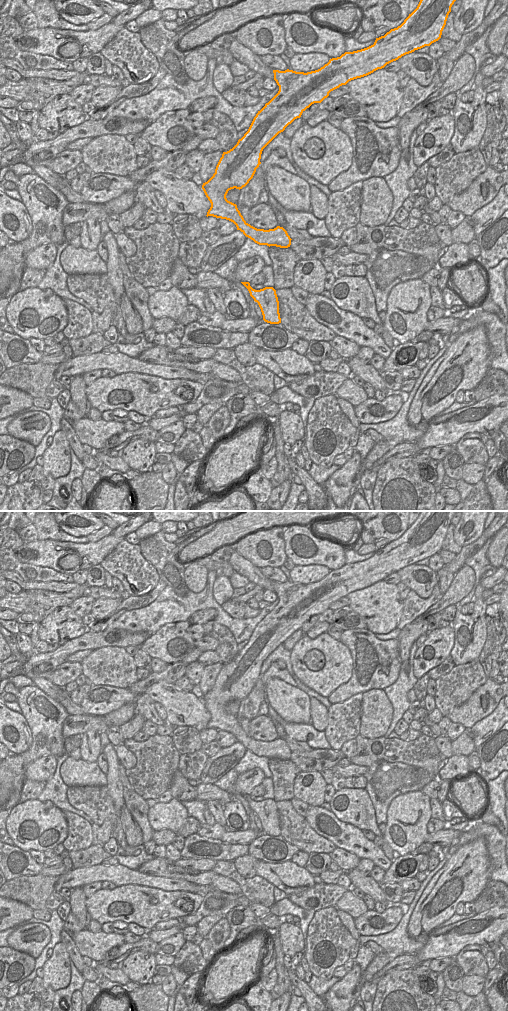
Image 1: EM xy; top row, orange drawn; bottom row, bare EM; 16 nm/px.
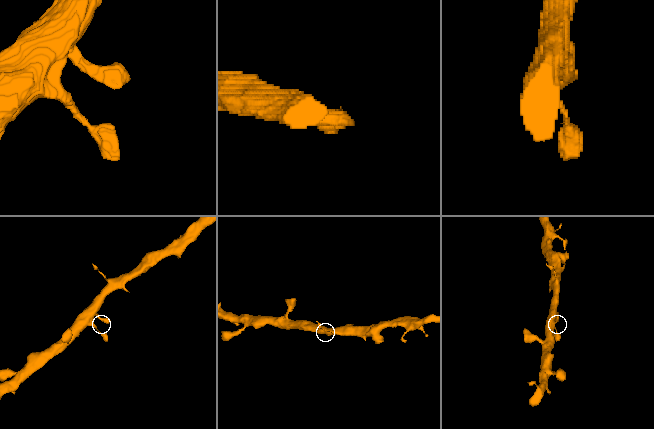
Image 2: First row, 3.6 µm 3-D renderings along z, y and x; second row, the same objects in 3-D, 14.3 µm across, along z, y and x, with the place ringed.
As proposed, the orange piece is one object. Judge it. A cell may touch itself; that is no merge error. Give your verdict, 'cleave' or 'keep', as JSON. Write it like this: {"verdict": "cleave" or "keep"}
{"verdict": "keep"}

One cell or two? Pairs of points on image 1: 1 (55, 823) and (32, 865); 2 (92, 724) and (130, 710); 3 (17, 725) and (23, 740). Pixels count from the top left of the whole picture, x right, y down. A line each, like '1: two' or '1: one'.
1: two
2: one
3: one

